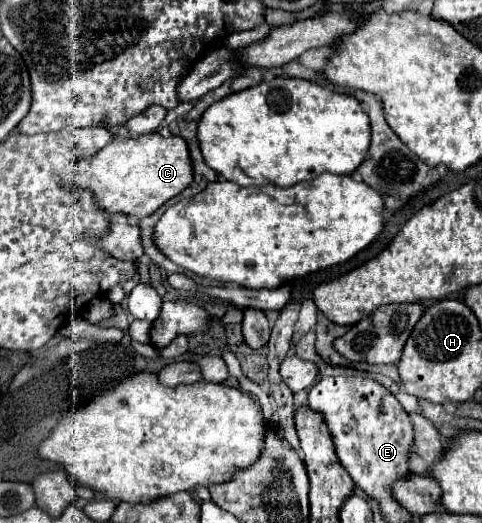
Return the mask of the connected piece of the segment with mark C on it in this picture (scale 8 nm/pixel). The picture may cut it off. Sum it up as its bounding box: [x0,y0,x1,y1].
[66,133,192,219]

